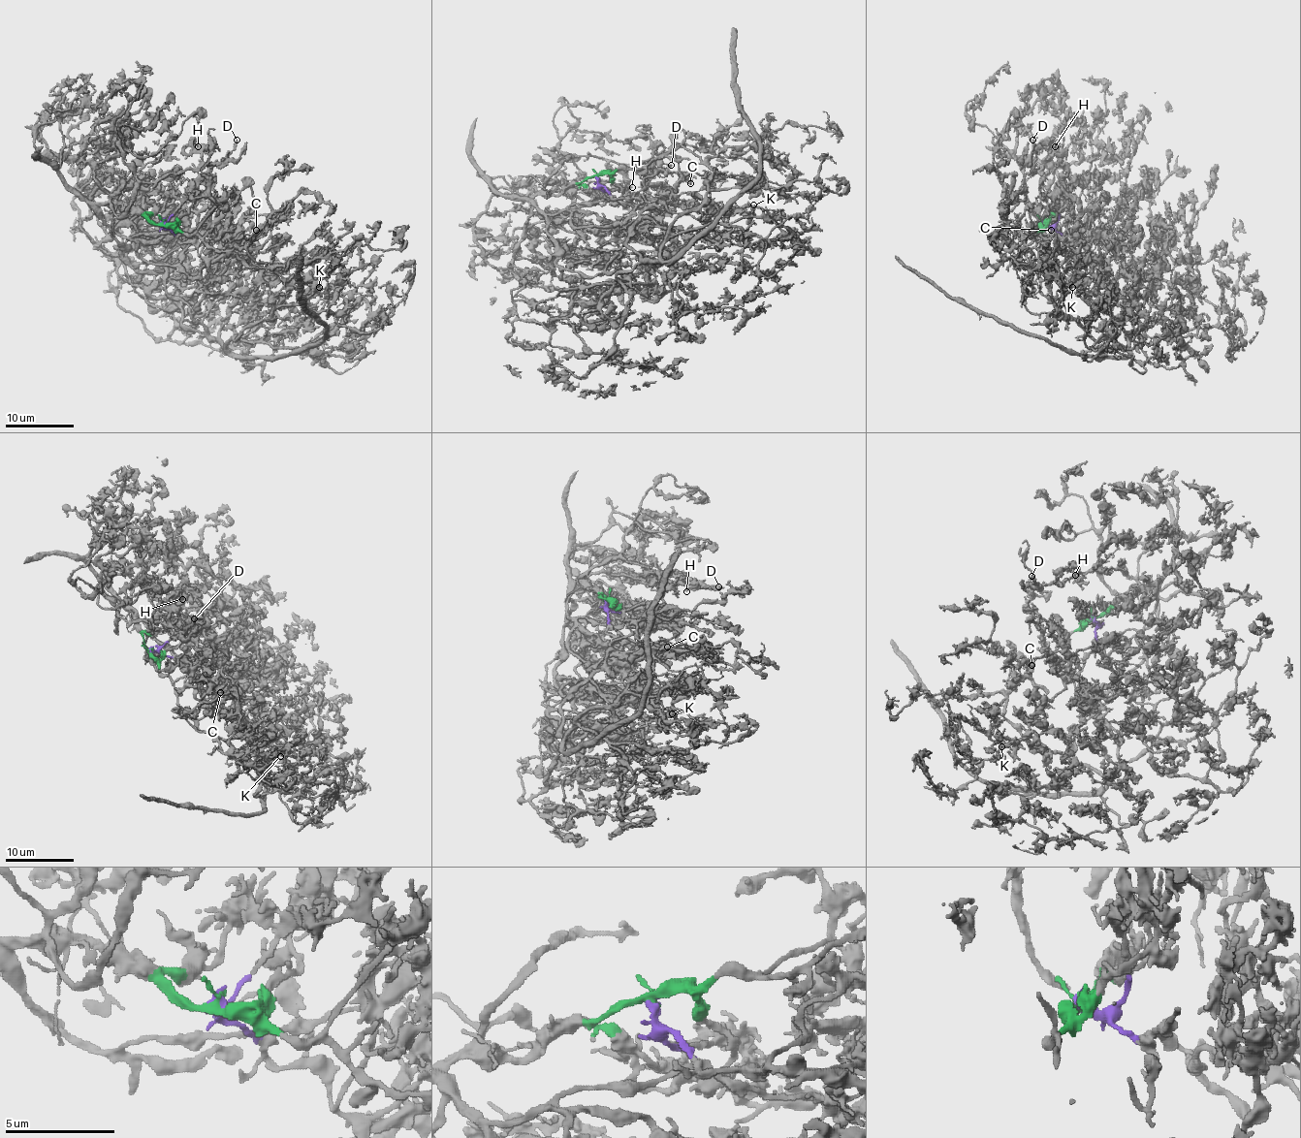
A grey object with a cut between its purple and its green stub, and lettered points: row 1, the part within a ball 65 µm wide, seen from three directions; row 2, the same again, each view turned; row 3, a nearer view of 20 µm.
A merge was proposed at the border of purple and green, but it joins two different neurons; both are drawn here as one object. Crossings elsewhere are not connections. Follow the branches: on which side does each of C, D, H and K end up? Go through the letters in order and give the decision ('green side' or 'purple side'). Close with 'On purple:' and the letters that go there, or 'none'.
C: green side
D: green side
H: green side
K: purple side
On purple: K

